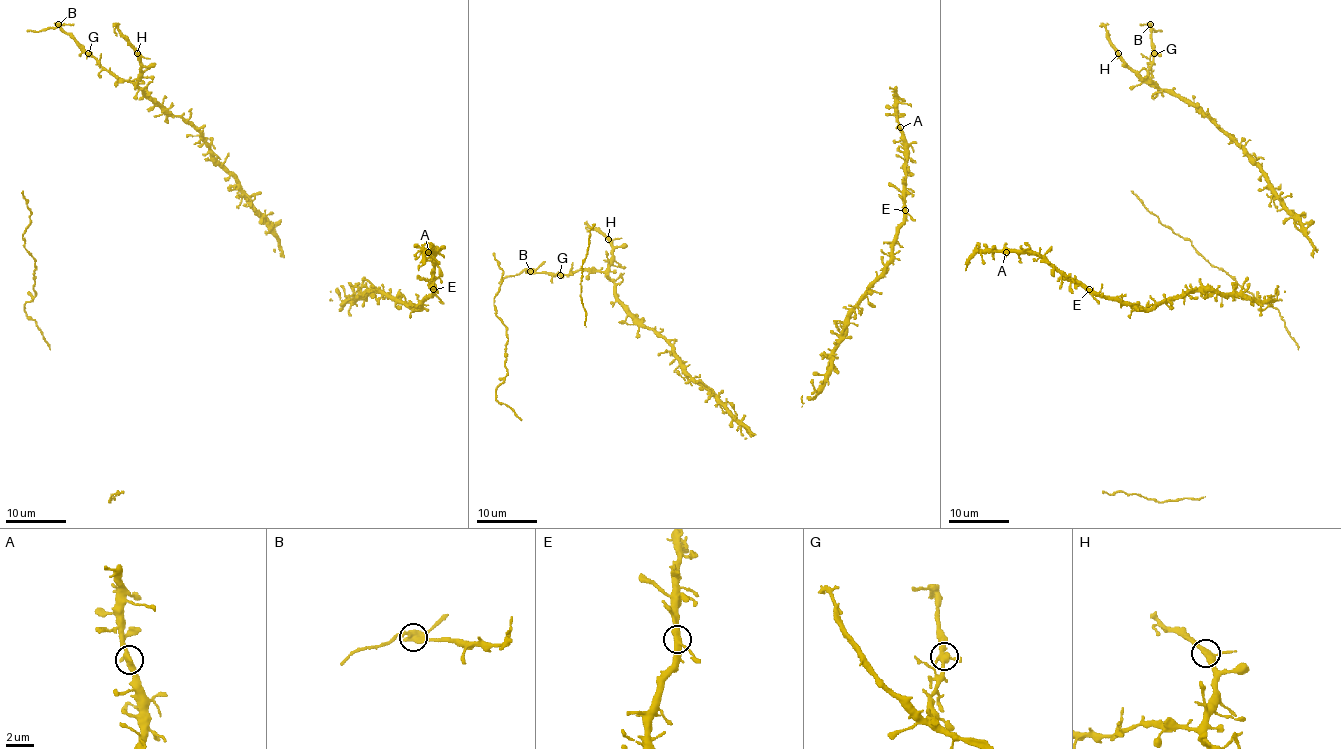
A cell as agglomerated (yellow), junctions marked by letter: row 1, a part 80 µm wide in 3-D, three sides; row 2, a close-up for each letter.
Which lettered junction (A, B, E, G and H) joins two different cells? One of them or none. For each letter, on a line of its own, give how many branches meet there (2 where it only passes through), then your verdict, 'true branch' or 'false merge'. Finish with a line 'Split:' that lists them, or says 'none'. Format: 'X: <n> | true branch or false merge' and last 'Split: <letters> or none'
A: 3 | true branch
B: 3 | false merge
E: 3 | true branch
G: 3 | true branch
H: 3 | true branch
Split: B

